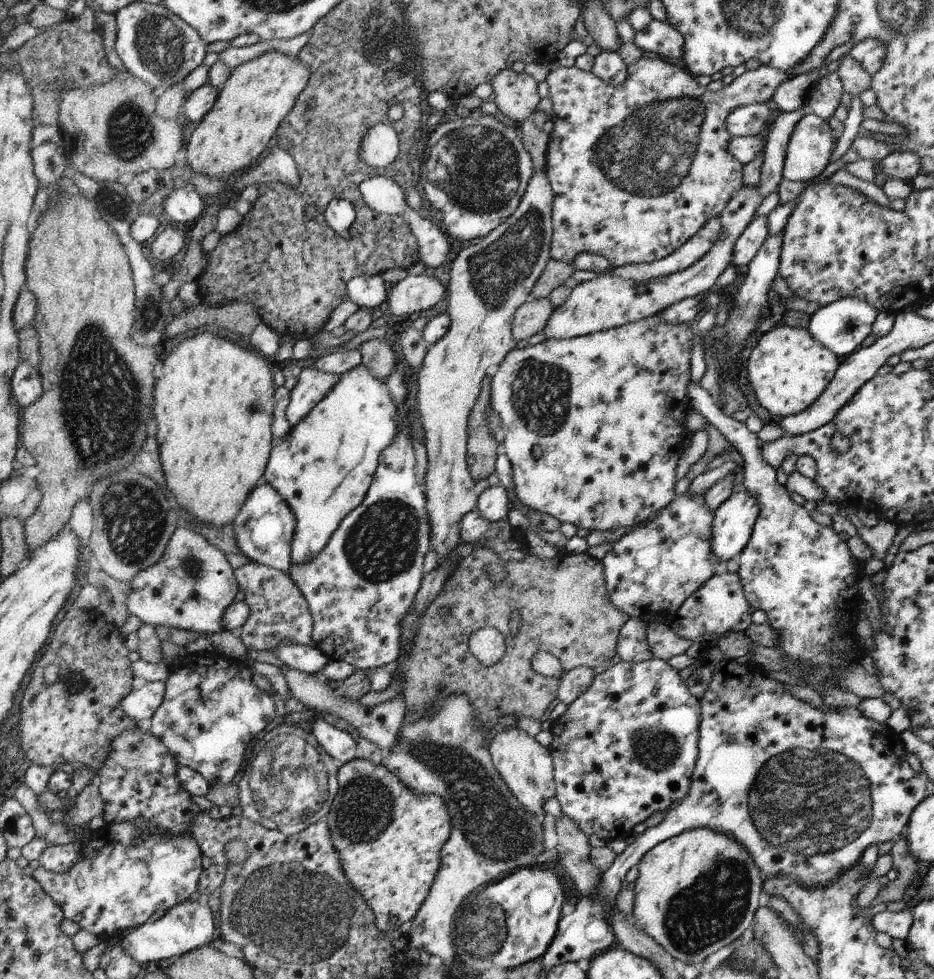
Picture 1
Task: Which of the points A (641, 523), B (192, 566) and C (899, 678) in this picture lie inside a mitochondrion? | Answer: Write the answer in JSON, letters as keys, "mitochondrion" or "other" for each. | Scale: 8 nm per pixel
{"A":"other","B":"mitochondrion","C":"other"}

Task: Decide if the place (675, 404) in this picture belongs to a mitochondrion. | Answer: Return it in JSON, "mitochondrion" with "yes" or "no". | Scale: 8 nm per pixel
{"mitochondrion":"no"}

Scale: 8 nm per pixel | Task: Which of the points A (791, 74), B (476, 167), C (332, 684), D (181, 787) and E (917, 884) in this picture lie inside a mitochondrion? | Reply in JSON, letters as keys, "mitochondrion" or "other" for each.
{"A":"other","B":"mitochondrion","C":"other","D":"other","E":"other"}

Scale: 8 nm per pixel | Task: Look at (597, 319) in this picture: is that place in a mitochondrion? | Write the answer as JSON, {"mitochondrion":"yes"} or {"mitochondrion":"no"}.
{"mitochondrion":"no"}

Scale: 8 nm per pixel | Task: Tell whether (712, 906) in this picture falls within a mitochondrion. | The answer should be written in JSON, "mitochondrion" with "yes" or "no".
{"mitochondrion":"yes"}

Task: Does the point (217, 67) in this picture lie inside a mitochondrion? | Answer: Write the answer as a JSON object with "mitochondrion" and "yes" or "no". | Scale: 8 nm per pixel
{"mitochondrion":"no"}

